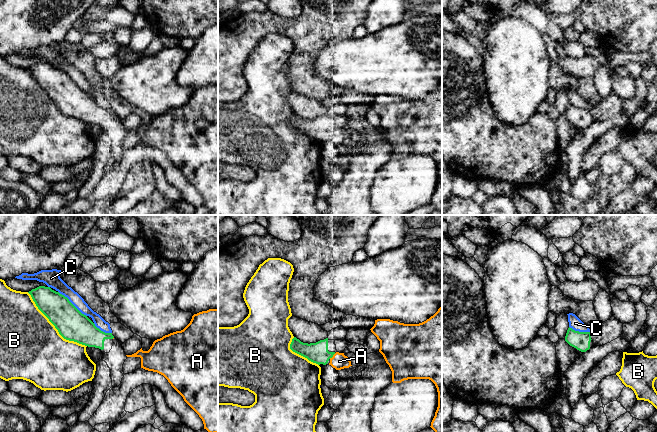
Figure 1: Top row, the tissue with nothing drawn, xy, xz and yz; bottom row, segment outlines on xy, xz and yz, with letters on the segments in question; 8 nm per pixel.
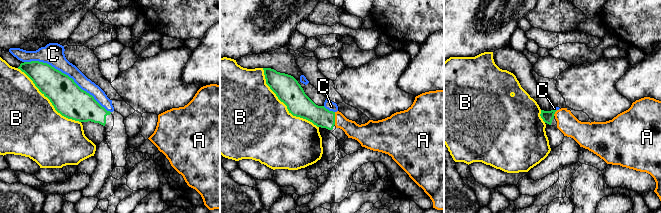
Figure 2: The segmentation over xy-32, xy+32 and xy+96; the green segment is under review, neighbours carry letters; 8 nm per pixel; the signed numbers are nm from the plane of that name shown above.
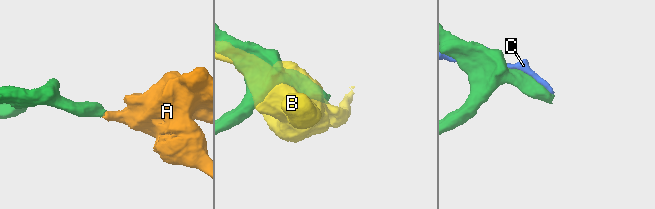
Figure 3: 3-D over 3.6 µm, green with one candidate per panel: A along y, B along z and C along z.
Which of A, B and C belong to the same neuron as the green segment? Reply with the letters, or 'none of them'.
A

